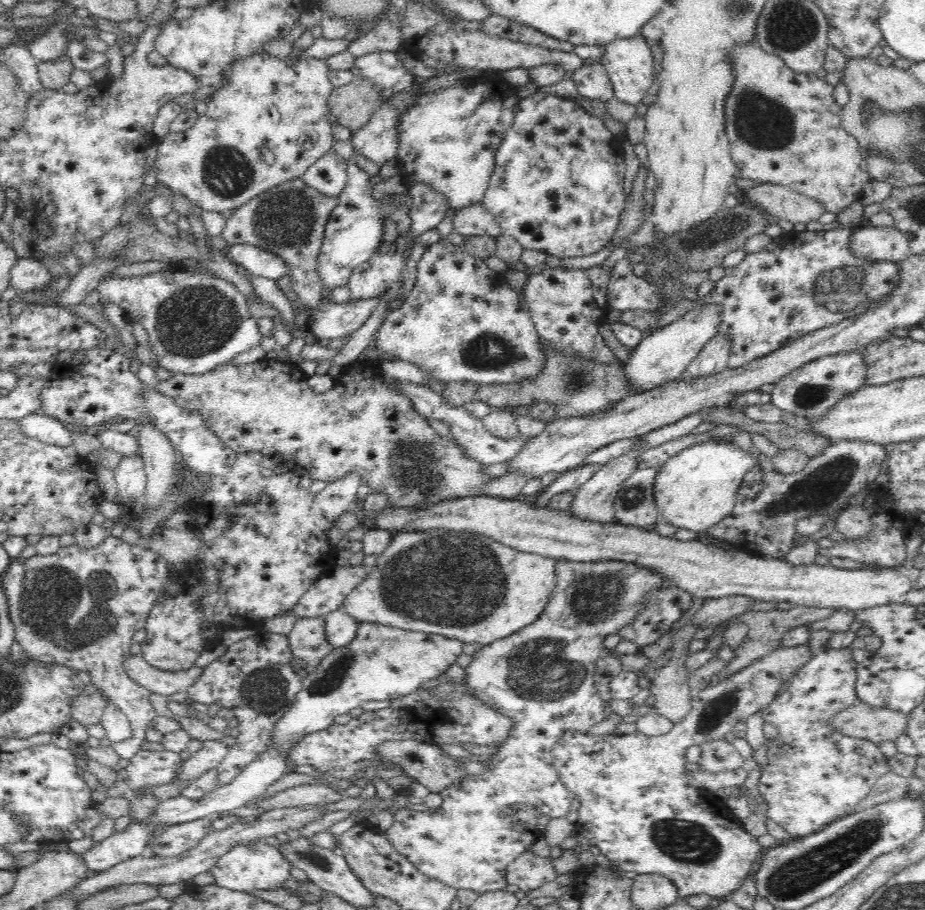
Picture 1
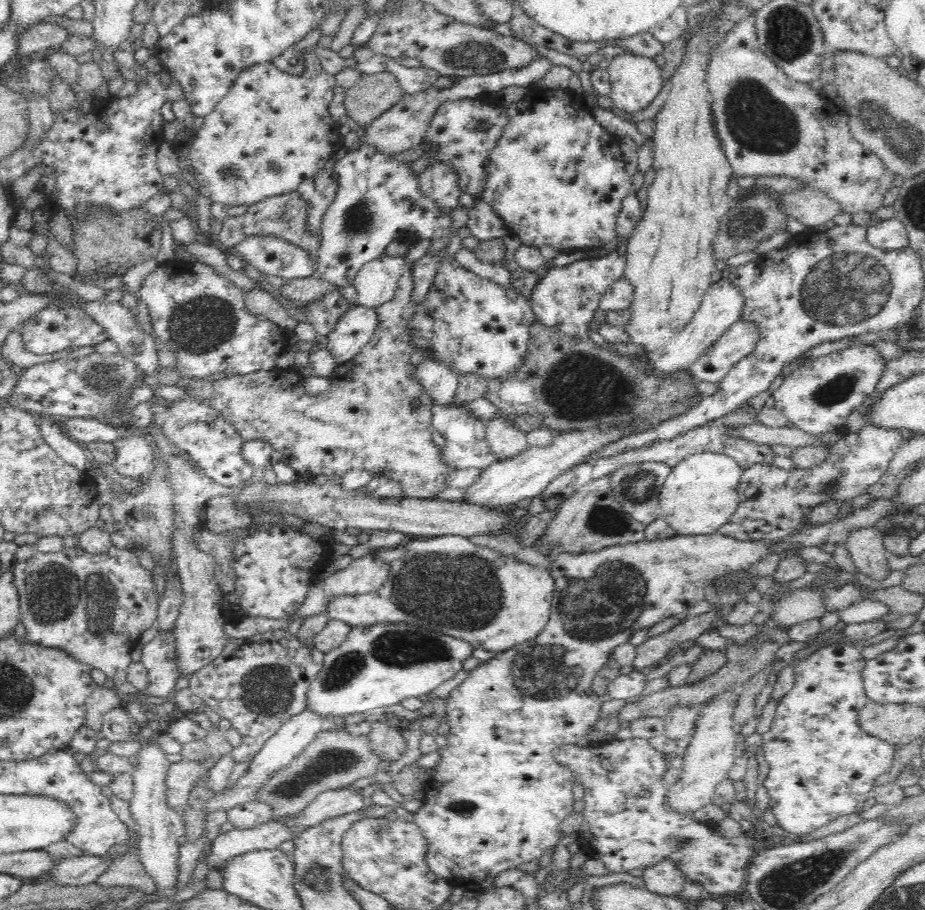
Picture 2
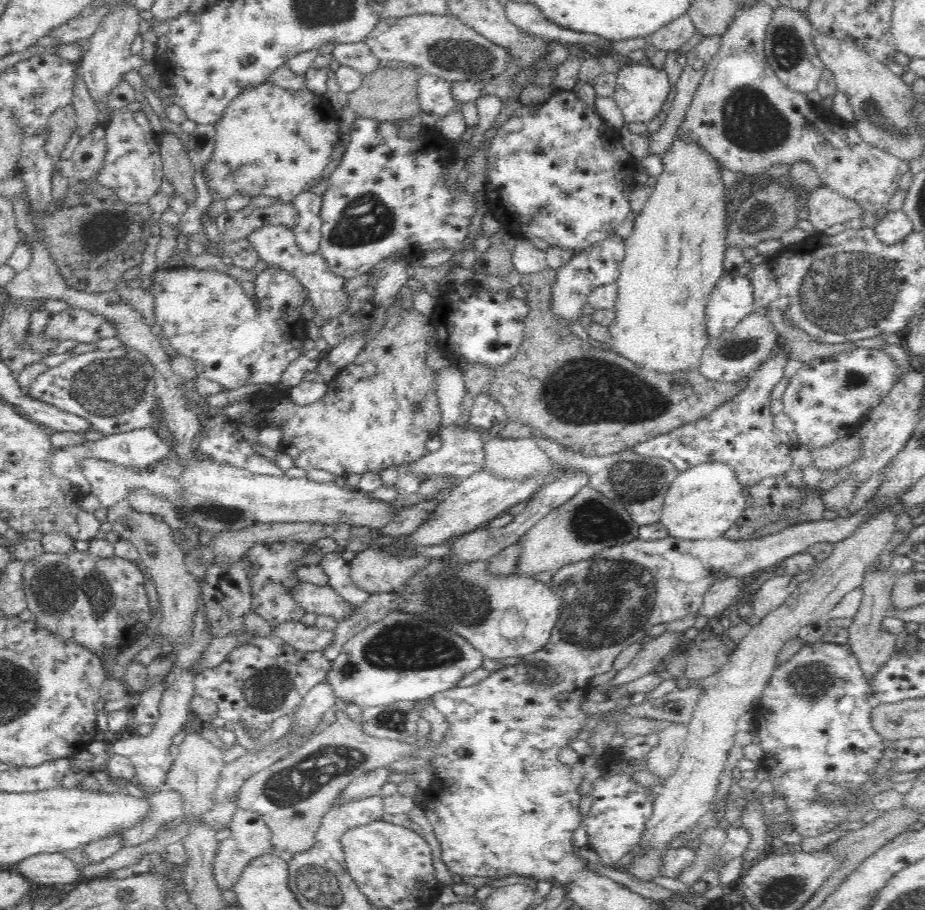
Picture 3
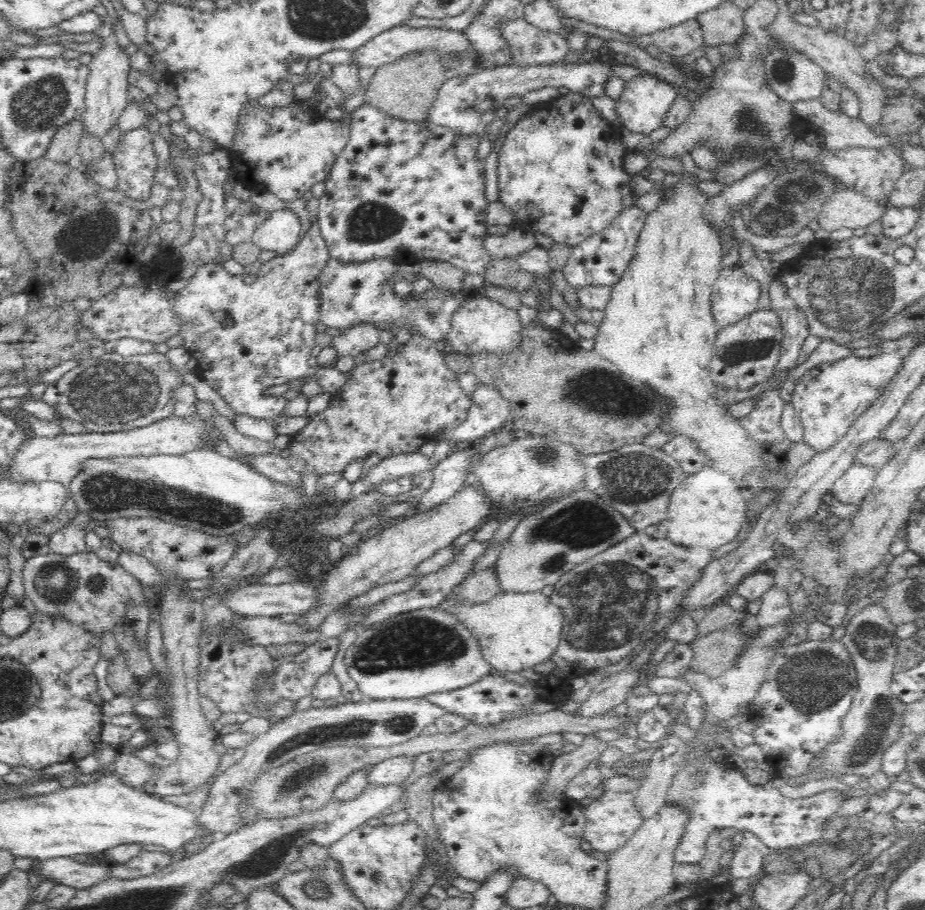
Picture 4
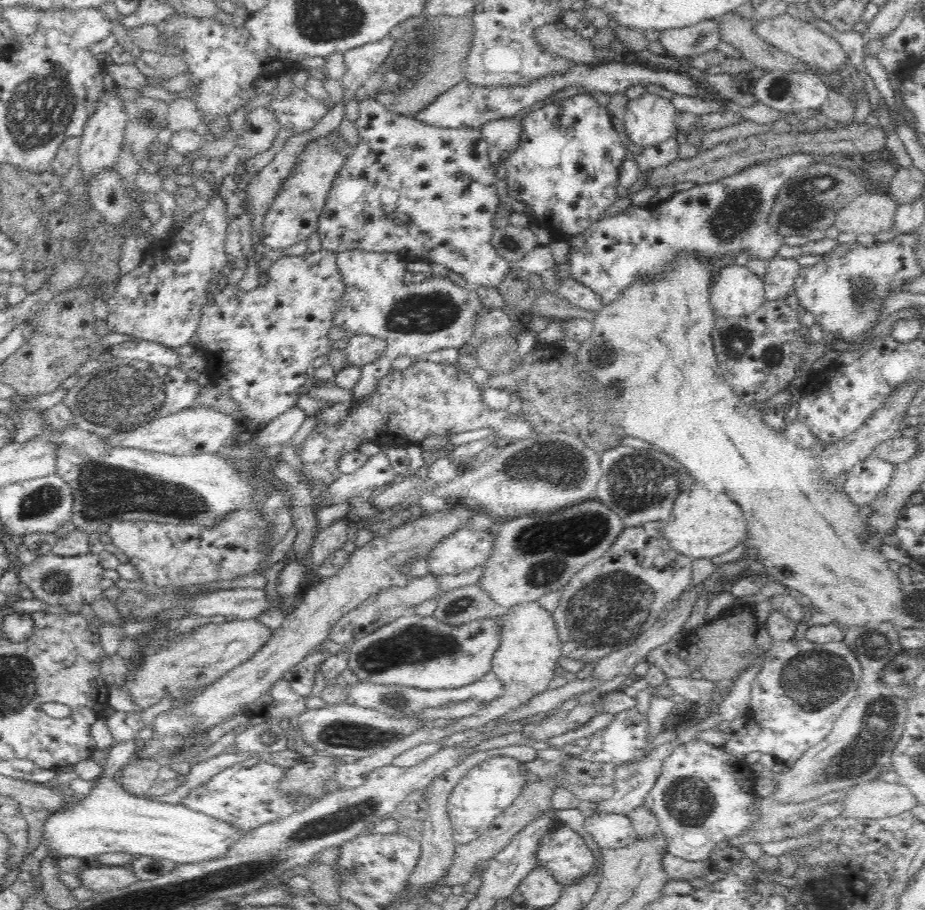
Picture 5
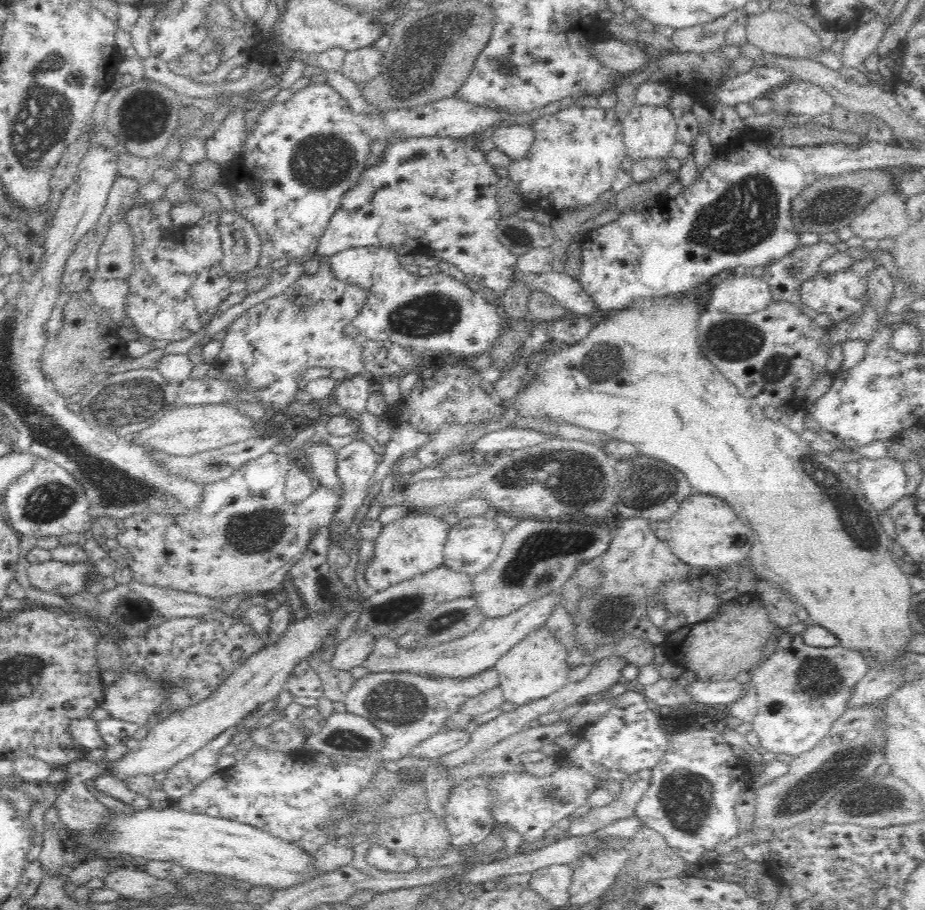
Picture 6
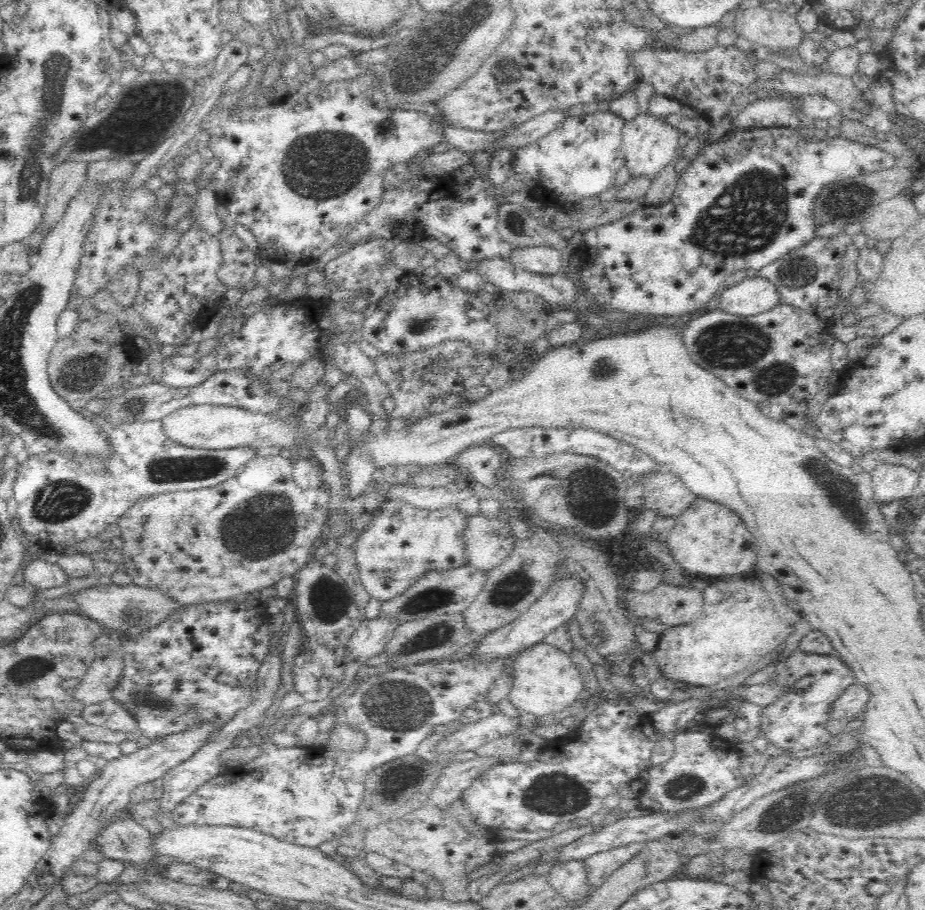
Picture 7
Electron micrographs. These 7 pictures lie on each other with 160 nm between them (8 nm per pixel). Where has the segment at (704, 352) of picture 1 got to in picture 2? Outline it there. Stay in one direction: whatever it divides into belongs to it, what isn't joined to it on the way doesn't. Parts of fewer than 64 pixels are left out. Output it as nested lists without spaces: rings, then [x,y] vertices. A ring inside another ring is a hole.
[[[738,320],[689,366],[690,374],[696,381],[718,384],[733,366],[754,352],[758,338],[758,325]]]

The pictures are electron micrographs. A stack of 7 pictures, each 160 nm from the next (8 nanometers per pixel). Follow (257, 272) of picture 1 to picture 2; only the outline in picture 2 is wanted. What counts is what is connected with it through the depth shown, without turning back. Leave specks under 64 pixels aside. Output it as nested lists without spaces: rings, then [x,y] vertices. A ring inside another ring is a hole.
[[[252,235],[237,244],[233,249],[236,255],[241,256],[245,262],[254,265],[266,276],[280,276],[287,280],[292,278],[306,278],[306,276],[317,276],[316,261],[308,255],[308,251],[298,245],[286,242],[286,239],[274,235]]]

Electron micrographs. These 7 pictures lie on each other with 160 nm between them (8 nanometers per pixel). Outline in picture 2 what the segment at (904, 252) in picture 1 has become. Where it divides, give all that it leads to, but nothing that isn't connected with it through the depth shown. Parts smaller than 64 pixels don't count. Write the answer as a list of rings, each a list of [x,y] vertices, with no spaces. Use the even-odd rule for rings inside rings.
[[[896,218],[868,225],[866,238],[870,245],[884,250],[898,250],[909,244],[906,227]]]

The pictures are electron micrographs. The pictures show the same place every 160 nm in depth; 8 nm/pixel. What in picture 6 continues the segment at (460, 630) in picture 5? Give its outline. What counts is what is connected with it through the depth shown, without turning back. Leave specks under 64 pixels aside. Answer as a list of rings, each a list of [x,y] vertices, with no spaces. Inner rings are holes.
[[[561,593],[546,594],[543,598],[514,610],[512,614],[485,618],[474,632],[434,647],[413,644],[410,649],[405,649],[398,646],[398,641],[394,639],[388,639],[387,636],[378,637],[374,642],[374,651],[369,658],[364,660],[362,666],[370,673],[409,672],[426,675],[426,677],[470,678],[495,667],[503,655],[522,642],[522,638],[526,638],[534,630],[545,626],[552,612],[556,610],[556,606],[561,603],[563,603]]]

